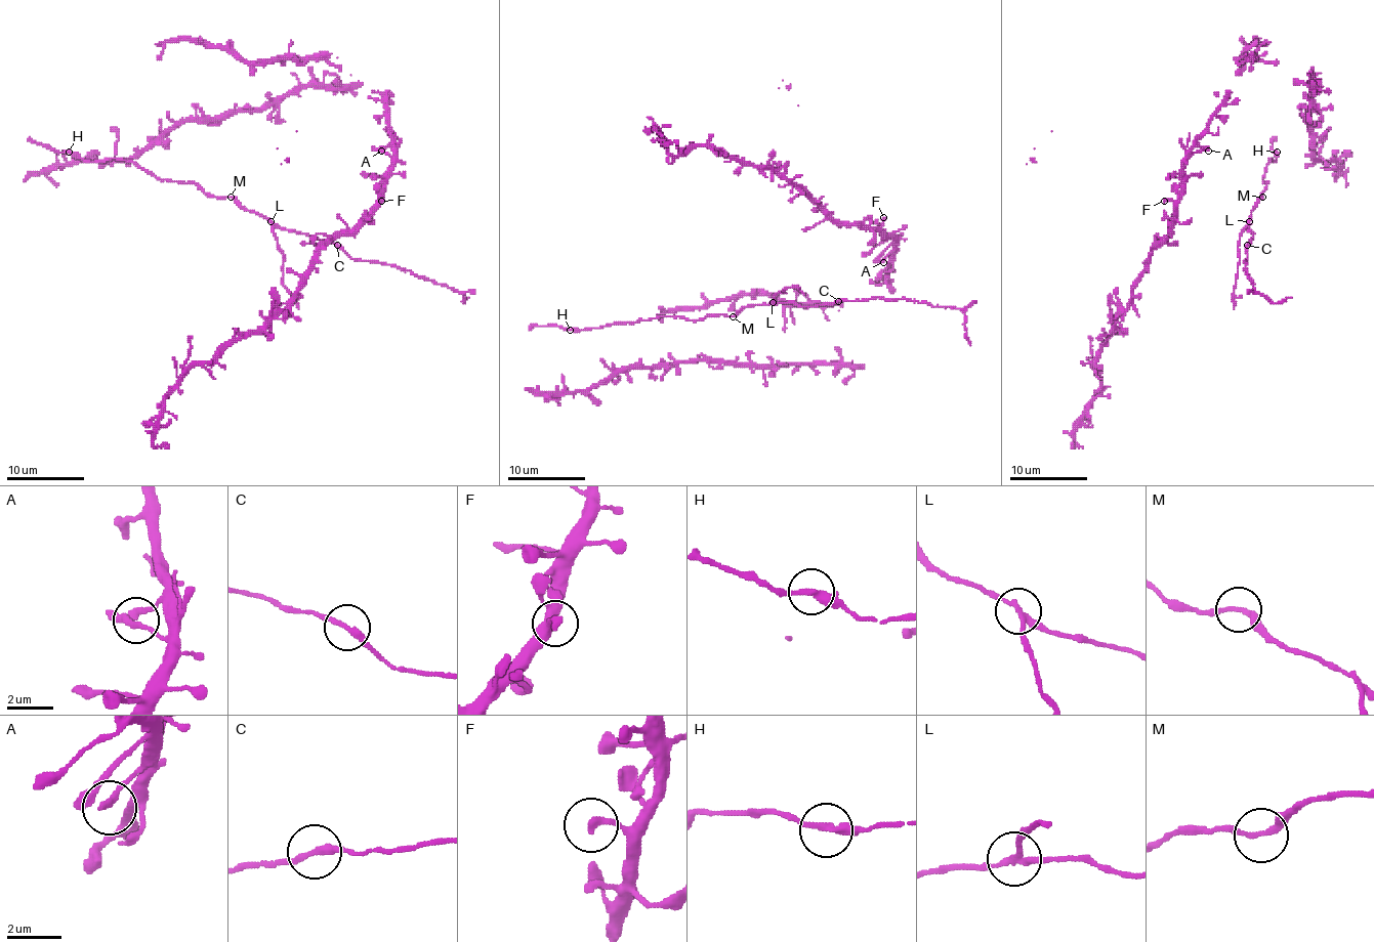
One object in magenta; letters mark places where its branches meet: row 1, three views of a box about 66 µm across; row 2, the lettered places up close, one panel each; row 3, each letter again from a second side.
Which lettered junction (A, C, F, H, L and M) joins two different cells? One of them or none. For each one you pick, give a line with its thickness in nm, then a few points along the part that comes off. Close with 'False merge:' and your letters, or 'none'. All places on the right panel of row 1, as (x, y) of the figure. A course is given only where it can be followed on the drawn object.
L: Thickness 200 nm. Course of the part to remove: (1249, 222), (1240, 238), (1234, 309)
False merge: L

